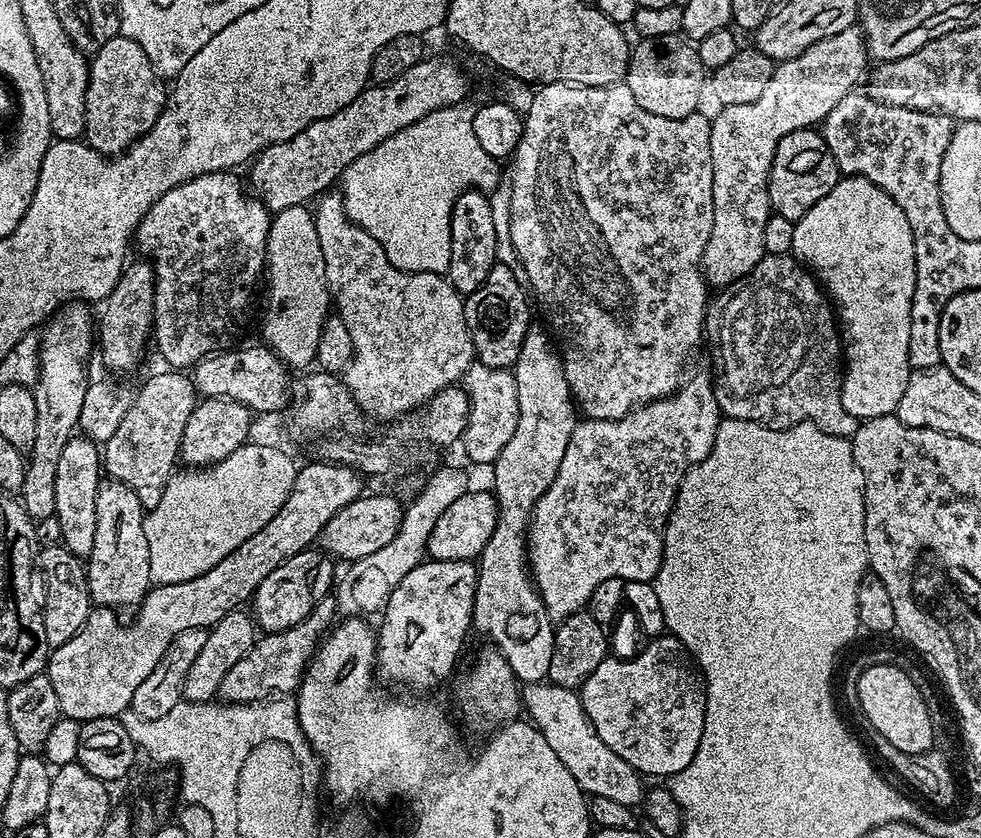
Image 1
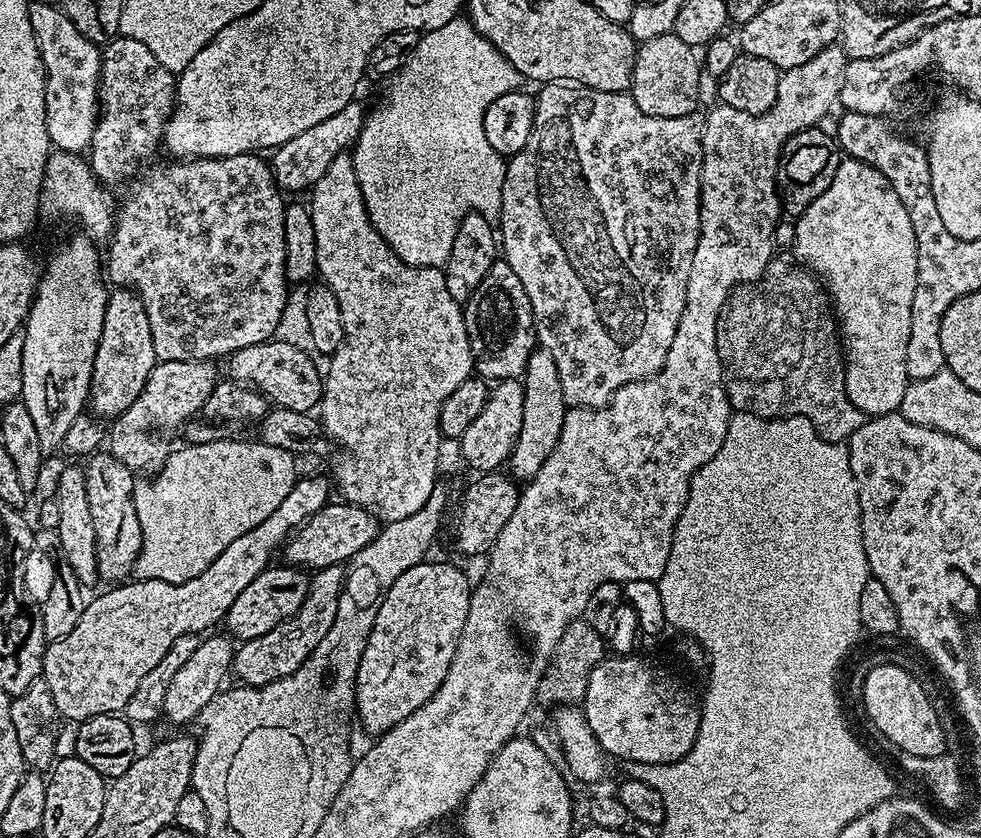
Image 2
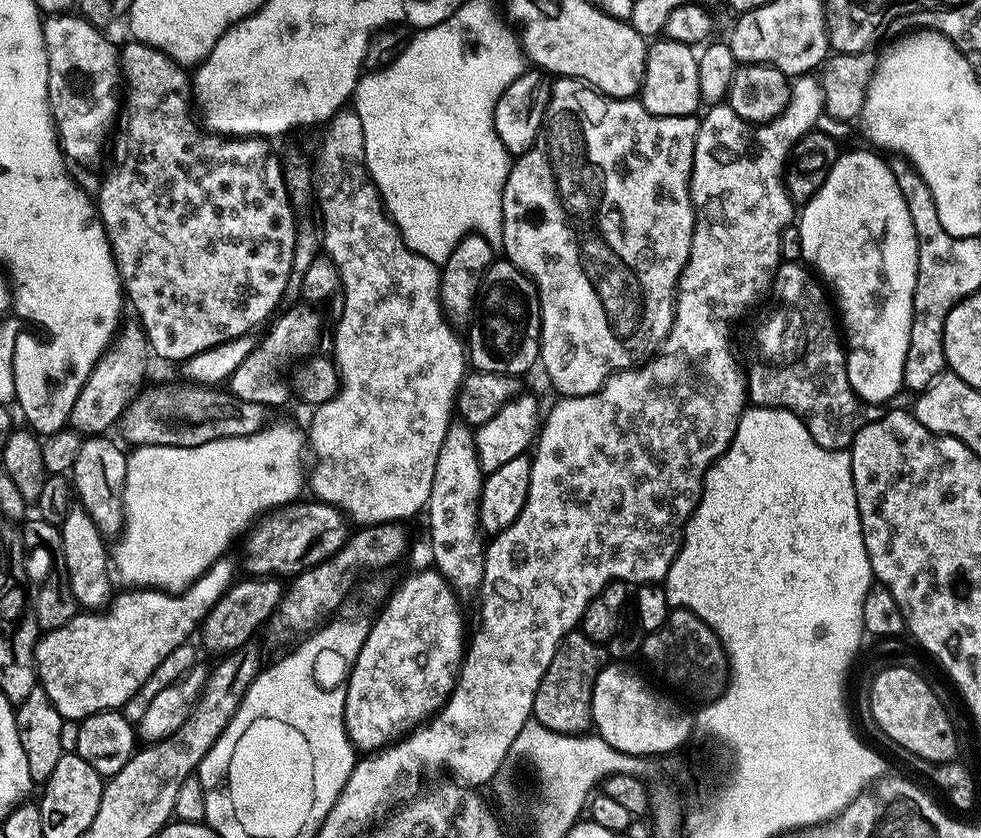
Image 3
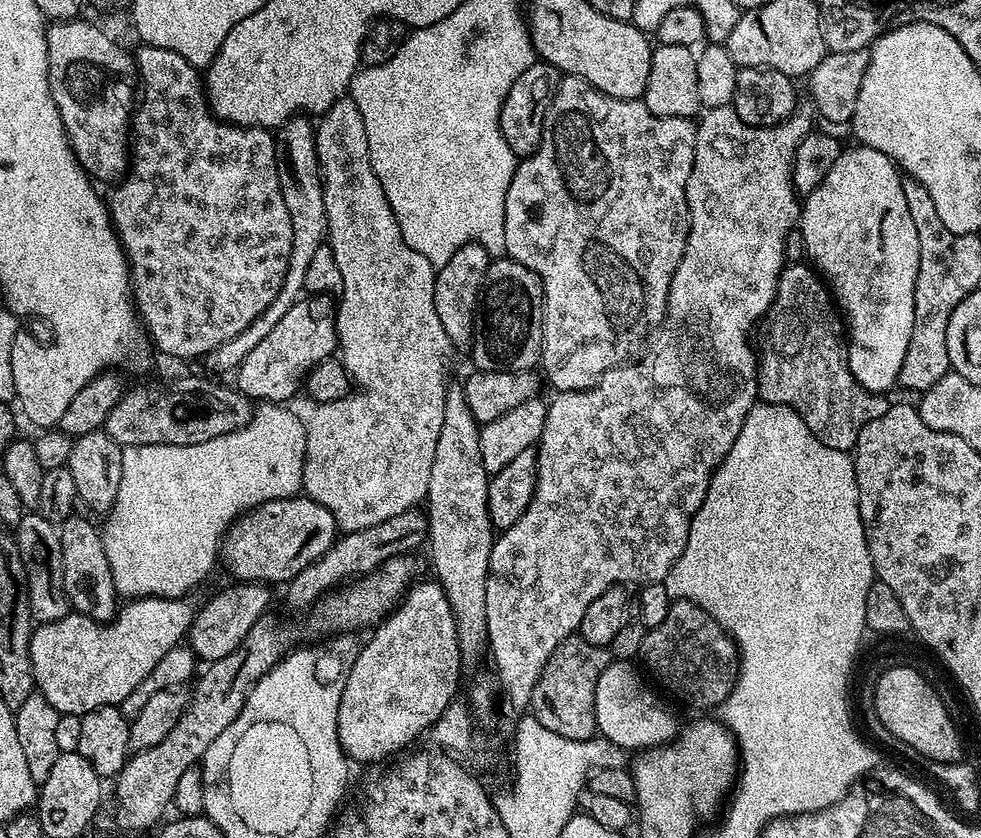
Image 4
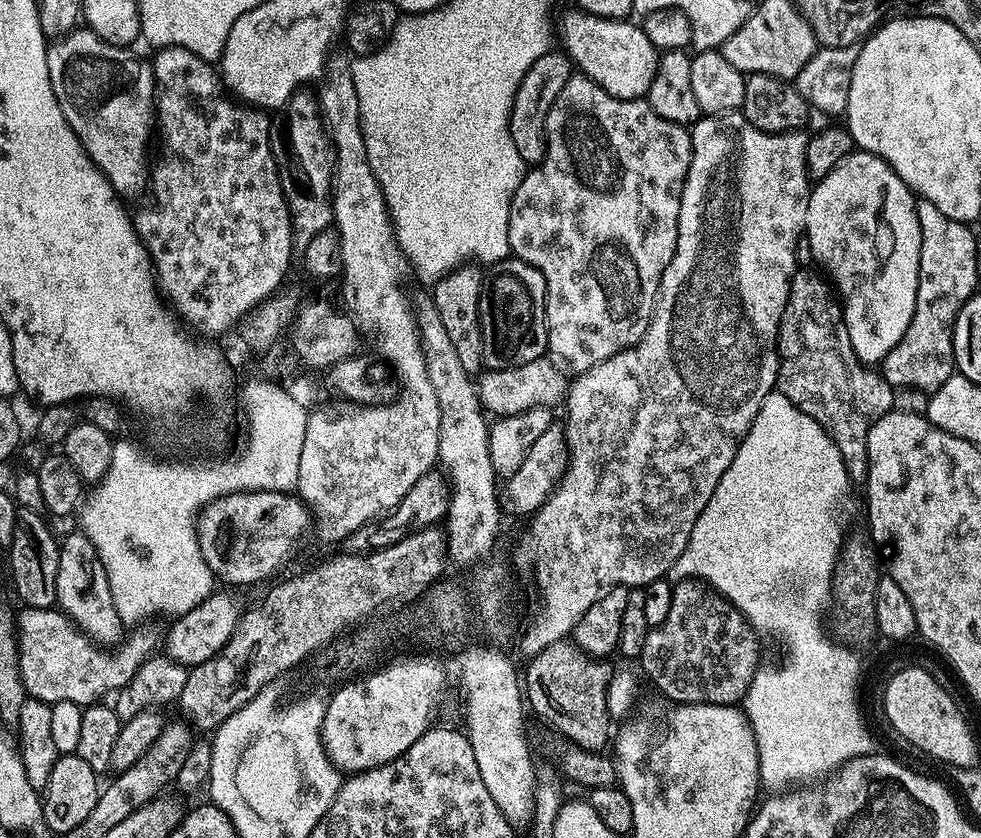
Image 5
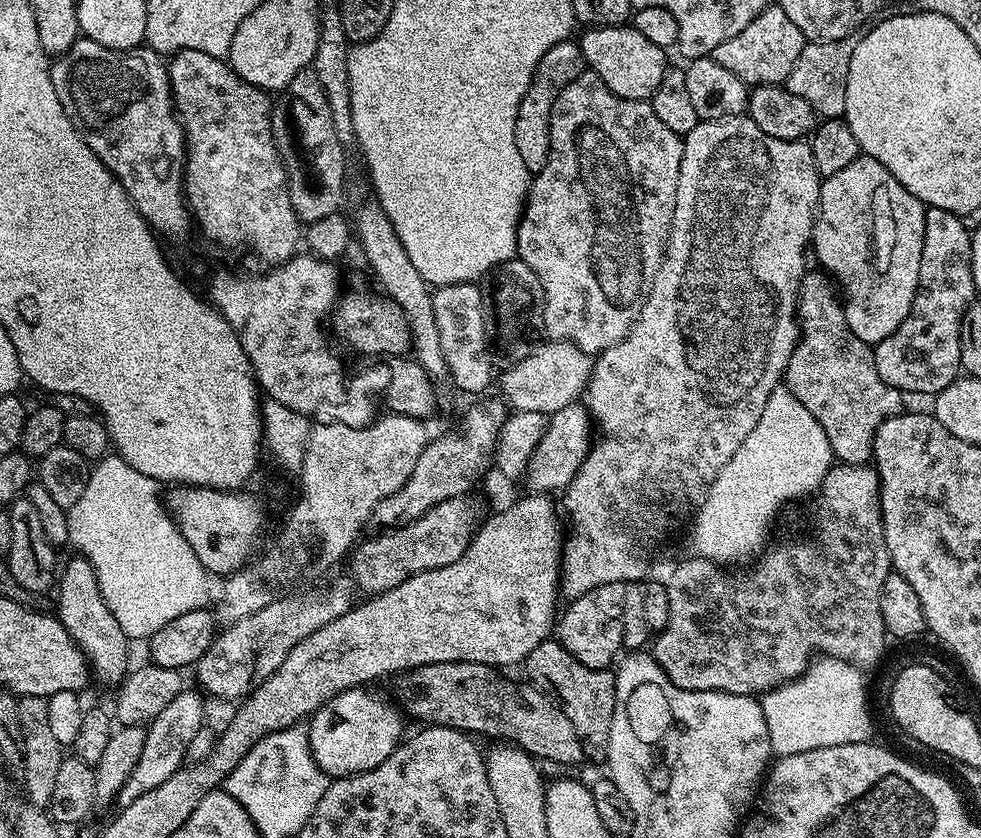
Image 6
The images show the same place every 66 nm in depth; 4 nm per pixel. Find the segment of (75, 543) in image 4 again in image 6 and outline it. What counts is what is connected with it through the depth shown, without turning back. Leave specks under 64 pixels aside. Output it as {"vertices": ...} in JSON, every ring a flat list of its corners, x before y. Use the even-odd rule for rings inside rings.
{"vertices":[[79,554,73,557,65,568,63,565,58,576,60,593,56,596,55,615,88,660,91,675,95,679,97,676,104,684,119,685,130,668,130,663,128,664,130,638,122,630,122,626,118,626,118,618,110,614,110,606,106,606,102,598,102,590,98,586,98,578,94,574,91,562]]}

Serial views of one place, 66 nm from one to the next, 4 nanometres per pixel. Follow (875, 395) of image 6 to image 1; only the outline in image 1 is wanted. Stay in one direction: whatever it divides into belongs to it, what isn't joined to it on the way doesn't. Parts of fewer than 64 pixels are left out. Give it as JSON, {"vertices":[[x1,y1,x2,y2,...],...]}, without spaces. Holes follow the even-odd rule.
{"vertices":[[764,255,742,278,729,284,727,288,719,293,720,296,720,325,716,332,720,335,720,360,724,365,720,368,720,377,715,377,714,387,716,390,716,401,721,413,730,420,749,420,755,424,765,424,768,428,792,428,801,422,818,426,826,434,831,436,842,436,850,438,856,433,857,420,854,414,846,414,846,408,842,406,842,336,838,331,838,320,834,315,833,305,829,297,822,291,815,275,795,255,770,256]]}

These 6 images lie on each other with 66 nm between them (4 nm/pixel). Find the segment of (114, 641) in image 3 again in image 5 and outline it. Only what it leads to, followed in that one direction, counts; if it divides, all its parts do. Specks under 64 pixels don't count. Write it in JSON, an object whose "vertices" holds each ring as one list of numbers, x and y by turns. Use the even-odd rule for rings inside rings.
{"vertices":[[25,607,18,616,18,641,19,653,18,666,22,674,24,691,31,699,41,700,47,704,58,702,74,702,81,706,94,704,105,699,104,695,115,694,138,674,138,668,142,666,149,656,153,655,158,648,158,636,148,626,136,626,121,639,118,646,109,650,92,640,84,632,76,627,74,621,55,607,30,608]]}

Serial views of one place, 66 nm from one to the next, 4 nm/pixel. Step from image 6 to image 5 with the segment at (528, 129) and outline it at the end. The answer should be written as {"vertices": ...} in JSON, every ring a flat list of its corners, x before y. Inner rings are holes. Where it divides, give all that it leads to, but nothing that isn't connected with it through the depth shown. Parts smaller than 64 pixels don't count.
{"vertices":[[550,50,526,70,518,90,514,94,514,102,508,119,510,138,514,138,514,147,524,160,525,165,535,166,544,159,548,135,546,134,546,118,550,114,550,106,554,106,554,98,562,94,562,86,574,75,574,65,563,51]]}

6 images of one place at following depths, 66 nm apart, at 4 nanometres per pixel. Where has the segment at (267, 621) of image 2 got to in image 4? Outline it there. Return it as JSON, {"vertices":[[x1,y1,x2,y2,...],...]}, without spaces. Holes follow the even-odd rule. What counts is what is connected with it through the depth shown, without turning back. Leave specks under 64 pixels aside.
{"vertices":[[236,582,233,588,217,594,213,600,193,615,190,629,190,647,201,661,211,662,224,659,234,651,250,633,251,627,269,611,269,589,260,582],[265,588,265,589,264,589],[192,640,192,641,191,641]]}

